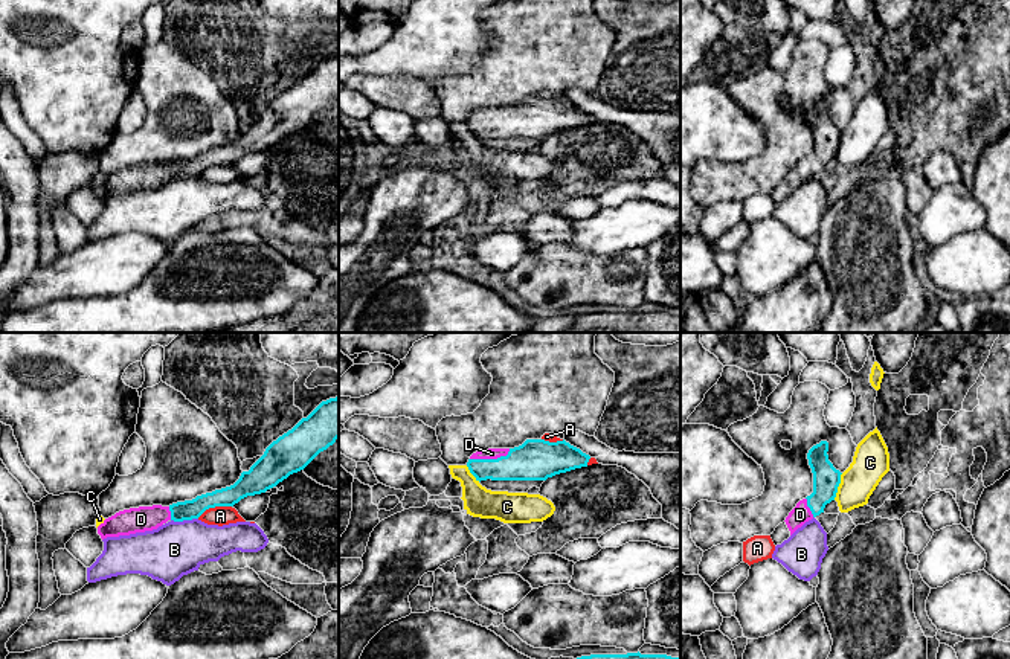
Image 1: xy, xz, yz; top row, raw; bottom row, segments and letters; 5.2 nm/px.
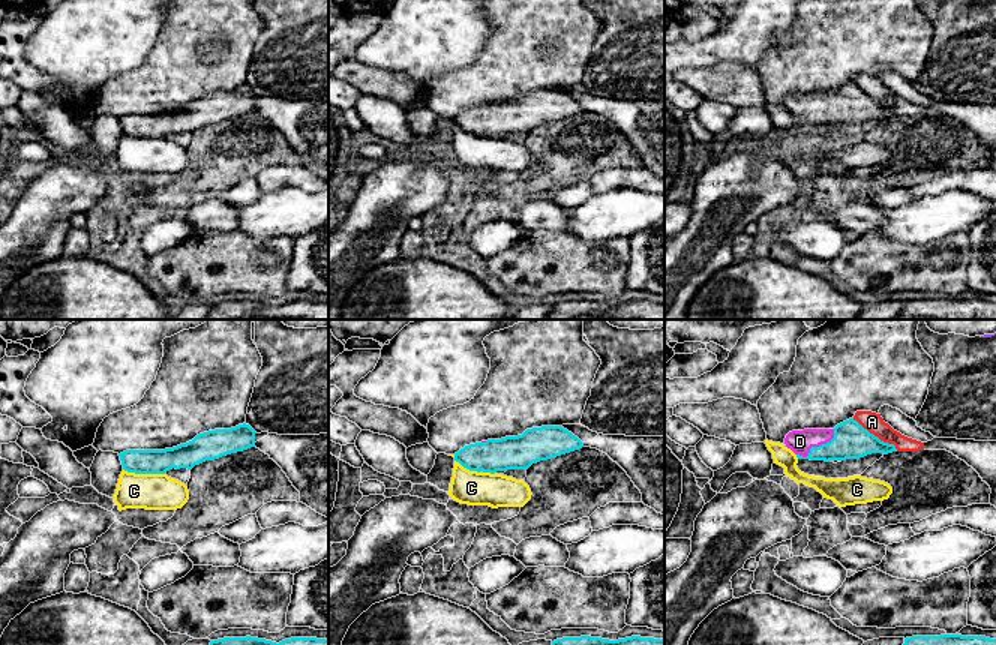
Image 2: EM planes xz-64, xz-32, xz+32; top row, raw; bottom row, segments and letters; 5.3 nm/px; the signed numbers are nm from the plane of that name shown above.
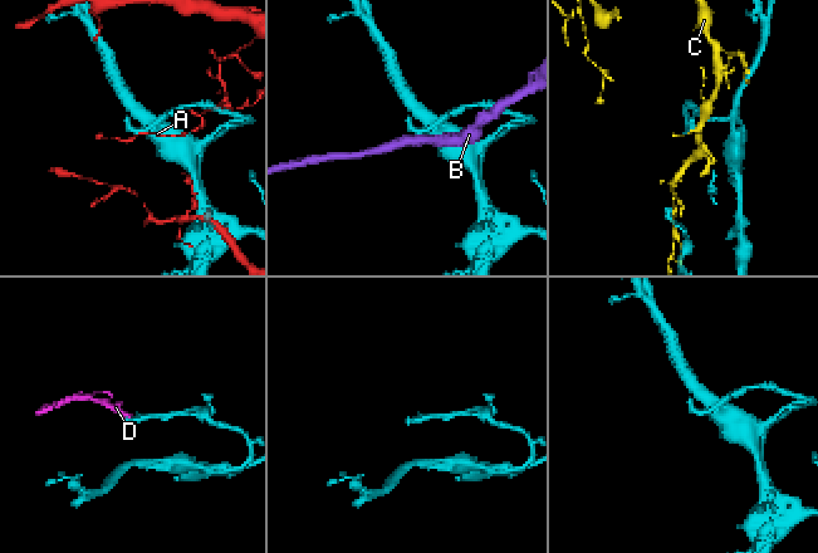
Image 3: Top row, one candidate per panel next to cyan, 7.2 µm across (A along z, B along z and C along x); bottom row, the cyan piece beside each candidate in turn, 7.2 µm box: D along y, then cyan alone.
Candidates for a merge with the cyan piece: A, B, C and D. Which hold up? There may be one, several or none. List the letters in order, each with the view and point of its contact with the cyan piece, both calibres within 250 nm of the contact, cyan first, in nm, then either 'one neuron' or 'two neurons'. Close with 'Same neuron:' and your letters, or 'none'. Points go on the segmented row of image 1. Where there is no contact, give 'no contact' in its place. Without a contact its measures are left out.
A: contact xy (214, 507); calibres 130 and 100 nm; two neurons
B: contact xy (183, 519); calibres 110 and 280 nm; two neurons
C: contact yz (838, 485); calibres 140 and 190 nm; two neurons
D: contact xz (490, 459); calibres 220 and 60 nm; one neuron
Same neuron: D

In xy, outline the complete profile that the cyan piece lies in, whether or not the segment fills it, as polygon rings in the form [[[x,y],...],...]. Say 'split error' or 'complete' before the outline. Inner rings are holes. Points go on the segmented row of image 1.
split error; [[[339,397],[322,401],[307,418],[302,418],[291,430],[273,441],[233,485],[169,506],[153,505],[119,511],[98,526],[98,534],[104,540],[153,531],[168,520],[192,520],[209,508],[233,506],[241,499],[265,493],[290,474],[304,470],[337,438]]]

